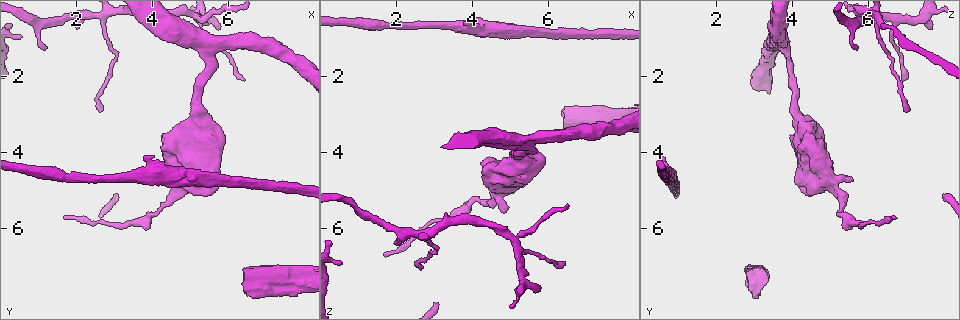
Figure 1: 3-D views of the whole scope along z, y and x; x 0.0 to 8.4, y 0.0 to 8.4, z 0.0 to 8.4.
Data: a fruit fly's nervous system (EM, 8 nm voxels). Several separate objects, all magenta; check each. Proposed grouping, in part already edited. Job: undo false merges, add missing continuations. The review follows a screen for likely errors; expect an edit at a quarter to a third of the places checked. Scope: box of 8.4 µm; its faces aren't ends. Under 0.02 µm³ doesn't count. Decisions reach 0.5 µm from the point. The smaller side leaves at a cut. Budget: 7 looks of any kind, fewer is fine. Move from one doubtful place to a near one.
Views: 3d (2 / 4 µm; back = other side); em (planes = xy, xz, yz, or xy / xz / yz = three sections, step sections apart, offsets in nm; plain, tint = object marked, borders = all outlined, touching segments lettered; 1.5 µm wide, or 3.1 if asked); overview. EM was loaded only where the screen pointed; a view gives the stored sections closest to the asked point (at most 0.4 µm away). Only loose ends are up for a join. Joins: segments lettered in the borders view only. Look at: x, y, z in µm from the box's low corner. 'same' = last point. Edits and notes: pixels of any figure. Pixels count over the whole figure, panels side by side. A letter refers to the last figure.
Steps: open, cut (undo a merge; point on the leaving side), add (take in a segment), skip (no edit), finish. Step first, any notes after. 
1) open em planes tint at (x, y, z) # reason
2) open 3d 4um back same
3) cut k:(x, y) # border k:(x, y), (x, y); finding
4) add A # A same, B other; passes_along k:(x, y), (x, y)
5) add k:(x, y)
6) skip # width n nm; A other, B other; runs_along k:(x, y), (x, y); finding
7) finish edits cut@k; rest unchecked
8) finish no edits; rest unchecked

open 3d 4um at (6.40, 2.10, 6.95) # thin end

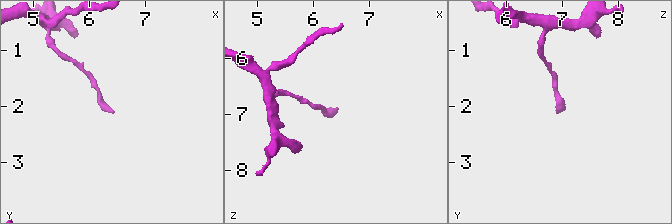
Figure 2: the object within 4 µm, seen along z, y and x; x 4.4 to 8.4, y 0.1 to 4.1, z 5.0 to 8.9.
open em yz step 4 borders at (6.40, 2.10, 6.85) # shape alone is not enough

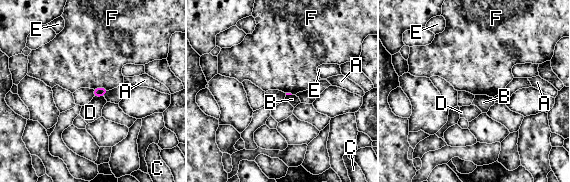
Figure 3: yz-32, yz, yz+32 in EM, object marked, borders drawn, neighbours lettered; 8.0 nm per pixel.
open em planes borders same # another direction

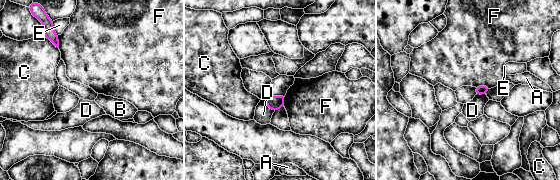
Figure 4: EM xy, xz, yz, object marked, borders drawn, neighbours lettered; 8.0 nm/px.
skip # A other, B other, C other, D other, E other, F other; border 4:(263, 98), (264, 102), (274, 111); no lettered segment goes on from it

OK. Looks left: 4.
open em planes borders at (4.15, 5.55, 5.25)

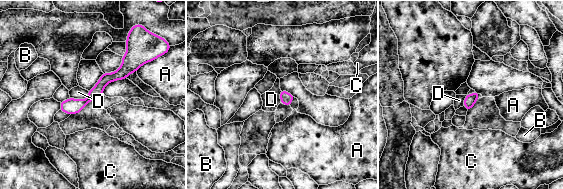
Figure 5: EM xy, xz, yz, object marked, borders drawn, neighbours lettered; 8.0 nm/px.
skip # longest_contact D 160 nm; A other, B other, C other, D other; runs_along 5:(136, 58), (86, 101), (62, 107); all the same cell

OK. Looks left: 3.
open 3d 2um at (1.75, 5.70, 6.70) # branch stops here

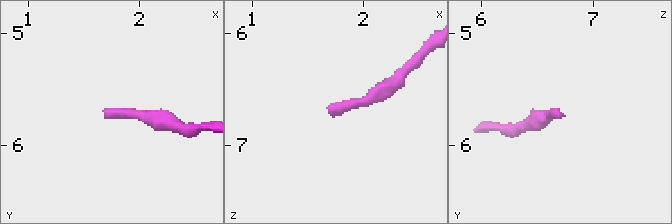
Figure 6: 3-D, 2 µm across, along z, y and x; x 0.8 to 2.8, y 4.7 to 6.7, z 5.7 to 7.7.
open em planes tint at (1.72, 5.70, 6.70) # shape alone is not enough

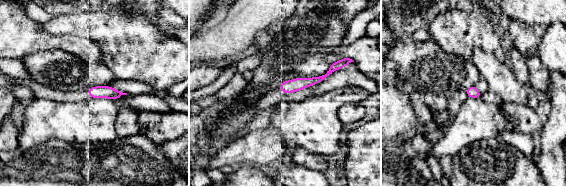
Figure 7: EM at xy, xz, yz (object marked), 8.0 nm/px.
open em planes borders same

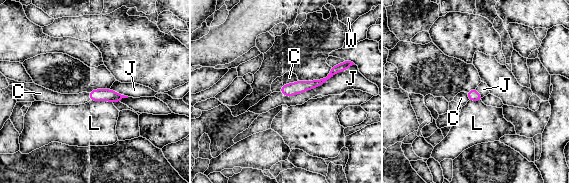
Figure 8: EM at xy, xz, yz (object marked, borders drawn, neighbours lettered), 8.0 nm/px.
add C # longest_contact J 600 nm; C same, J other, L other, W other; passes_along 8:(291, 89), (287, 84), (289, 77); the cell continues

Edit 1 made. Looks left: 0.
finish edits add@8; rest unchecked

